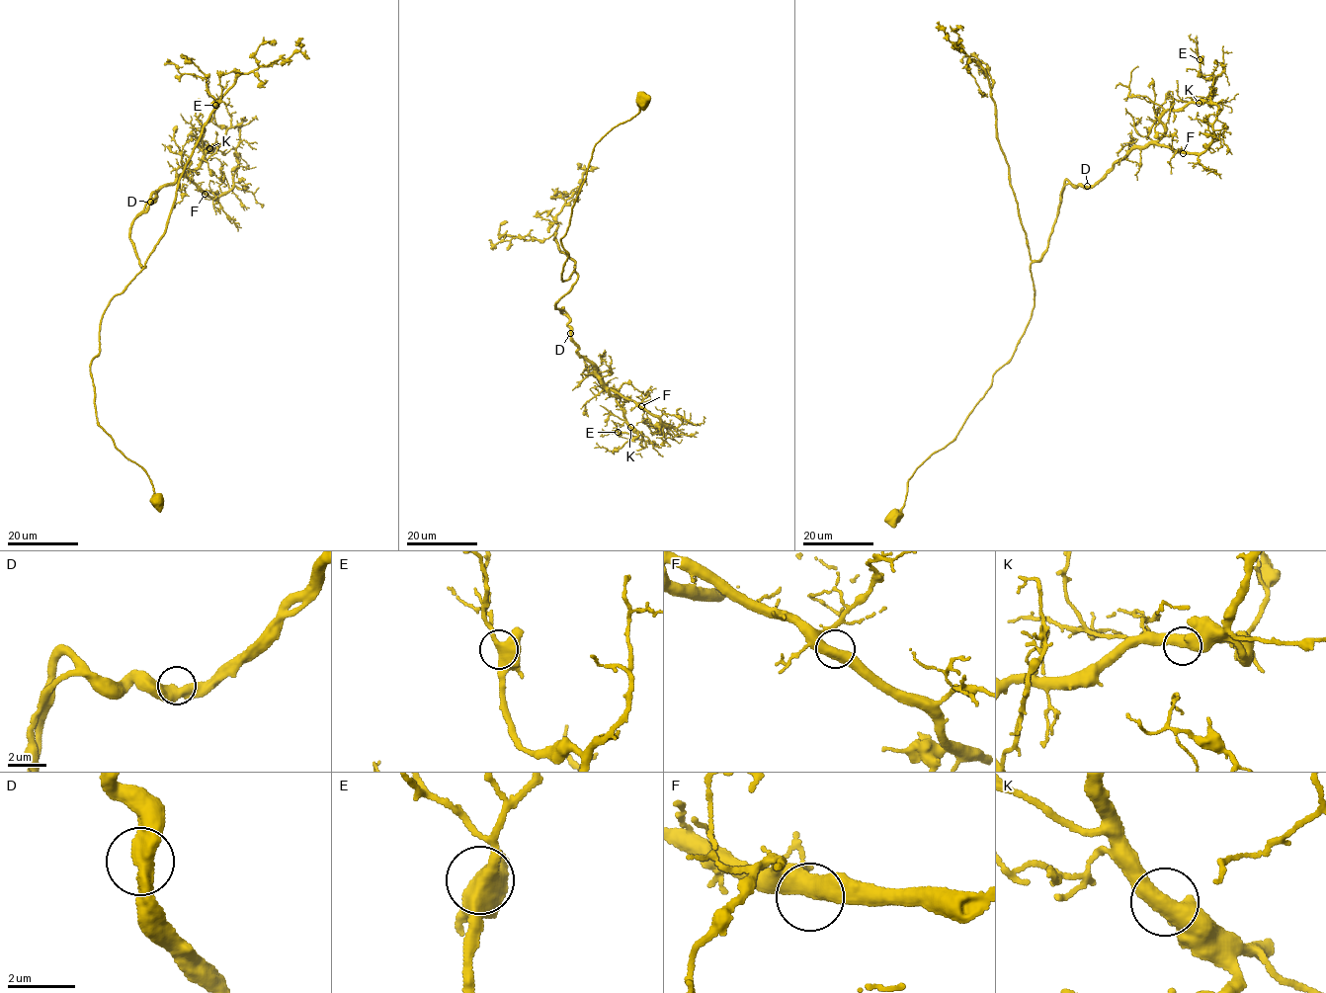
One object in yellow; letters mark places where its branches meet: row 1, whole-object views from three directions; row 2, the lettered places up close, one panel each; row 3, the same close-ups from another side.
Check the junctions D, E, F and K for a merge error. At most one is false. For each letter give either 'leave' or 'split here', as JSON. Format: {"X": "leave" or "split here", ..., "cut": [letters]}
{"D": "leave", "E": "leave", "F": "leave", "K": "leave", "cut": []}

